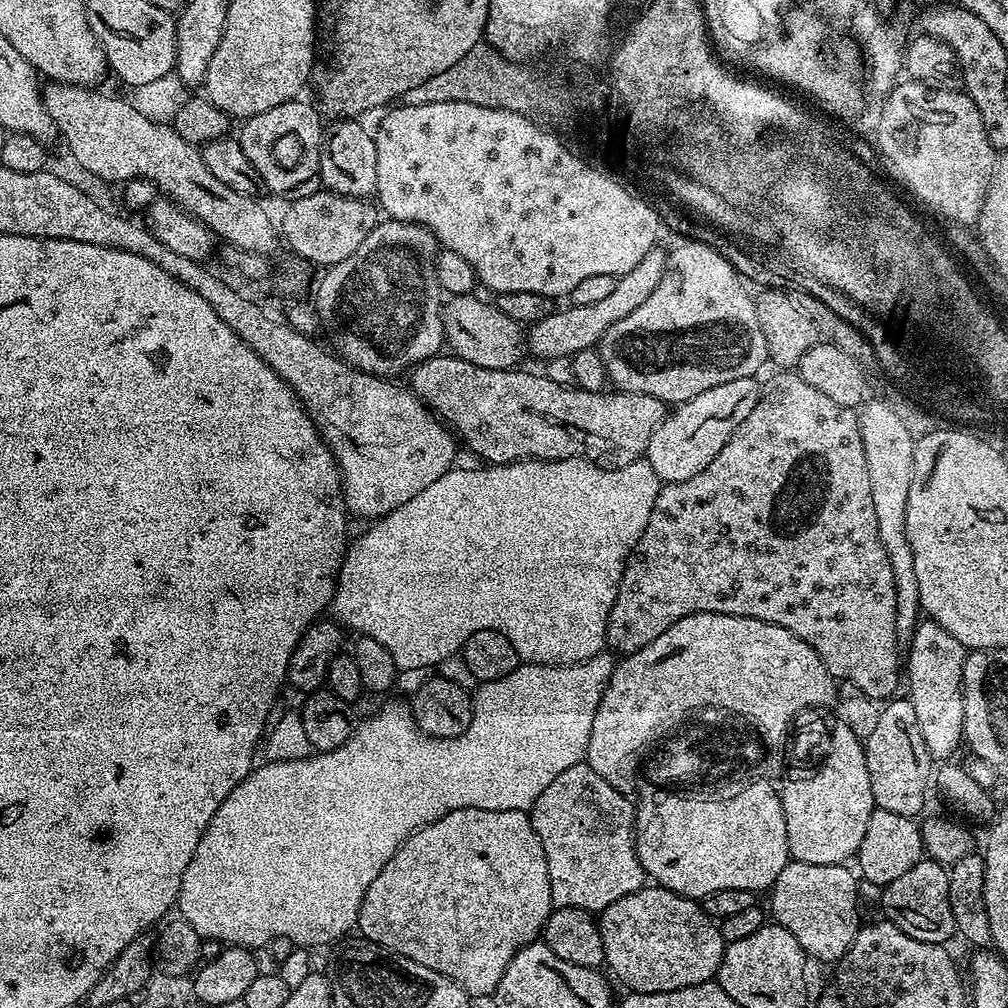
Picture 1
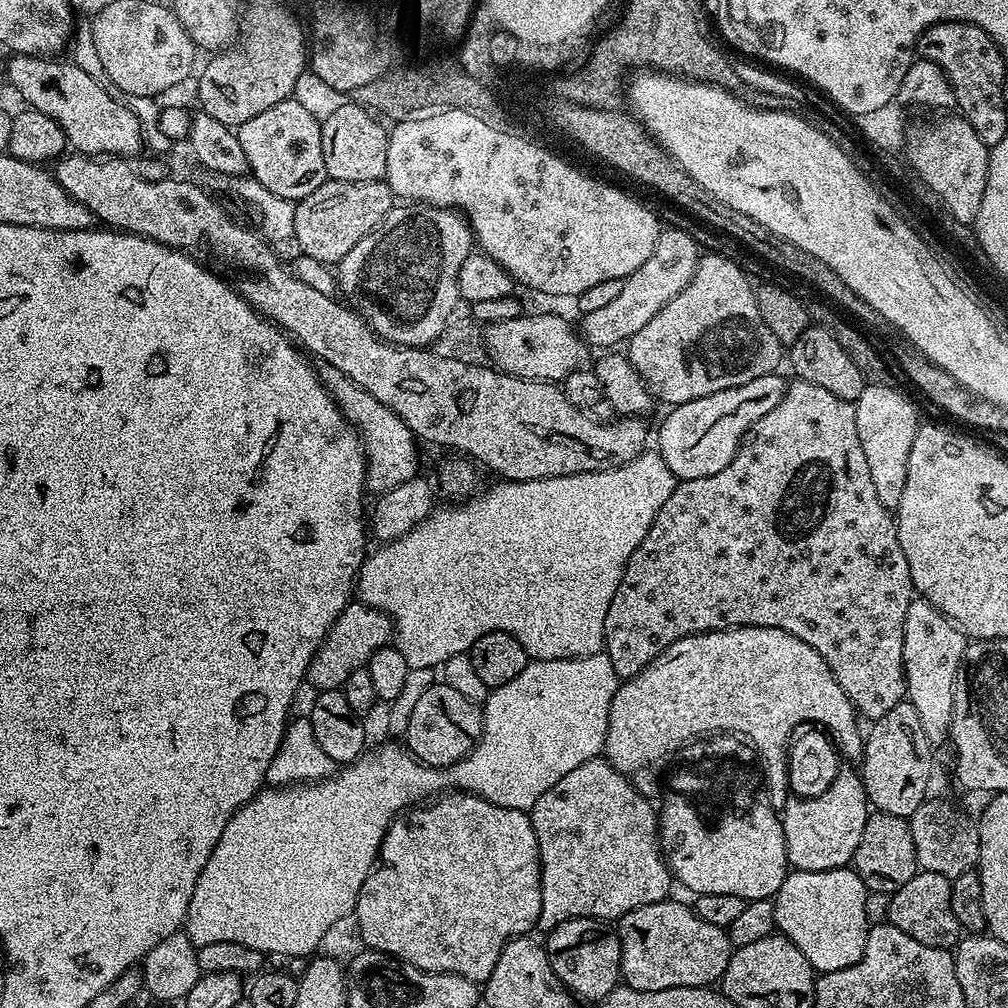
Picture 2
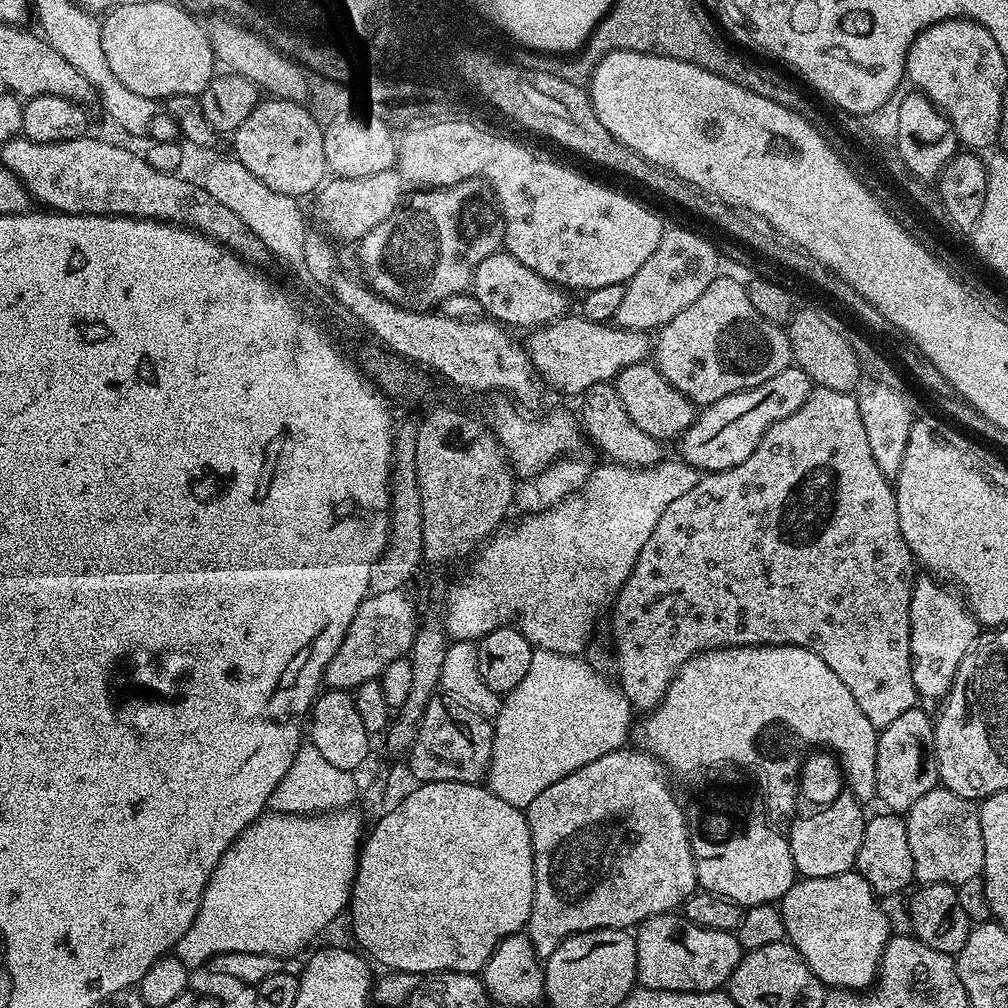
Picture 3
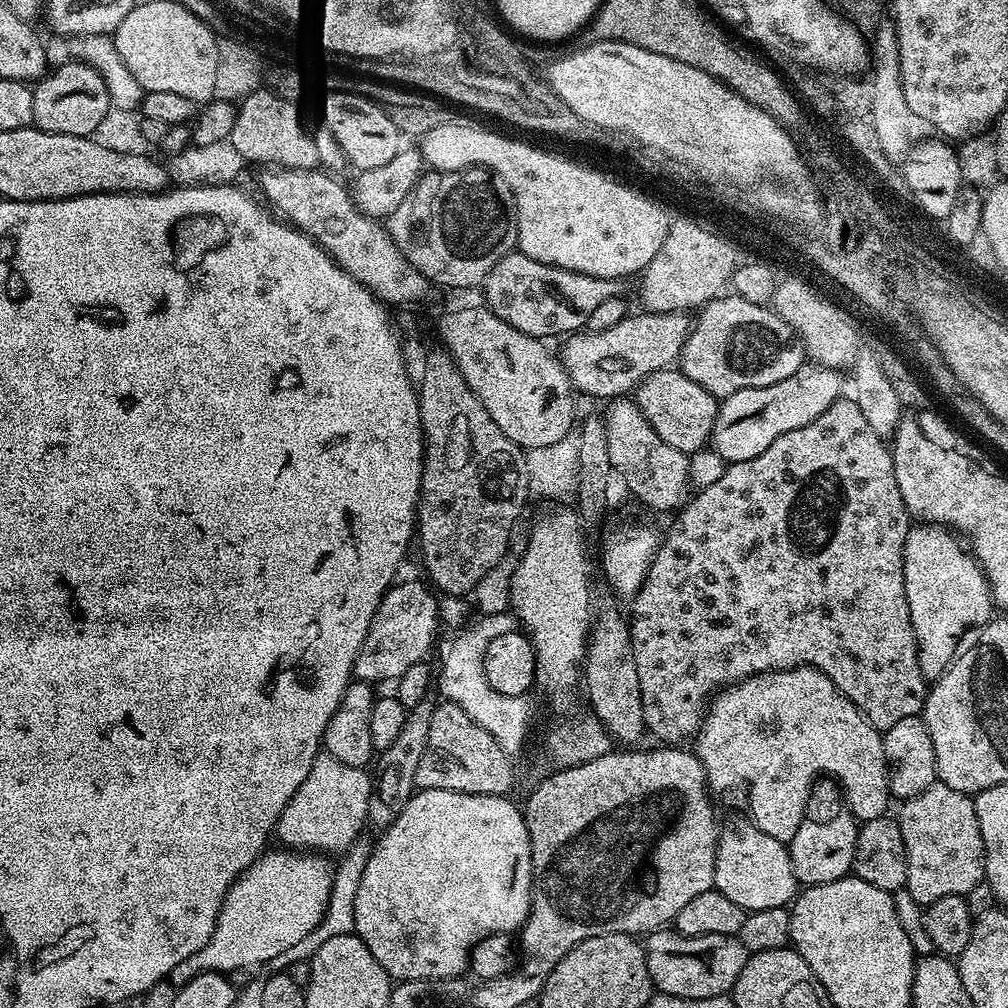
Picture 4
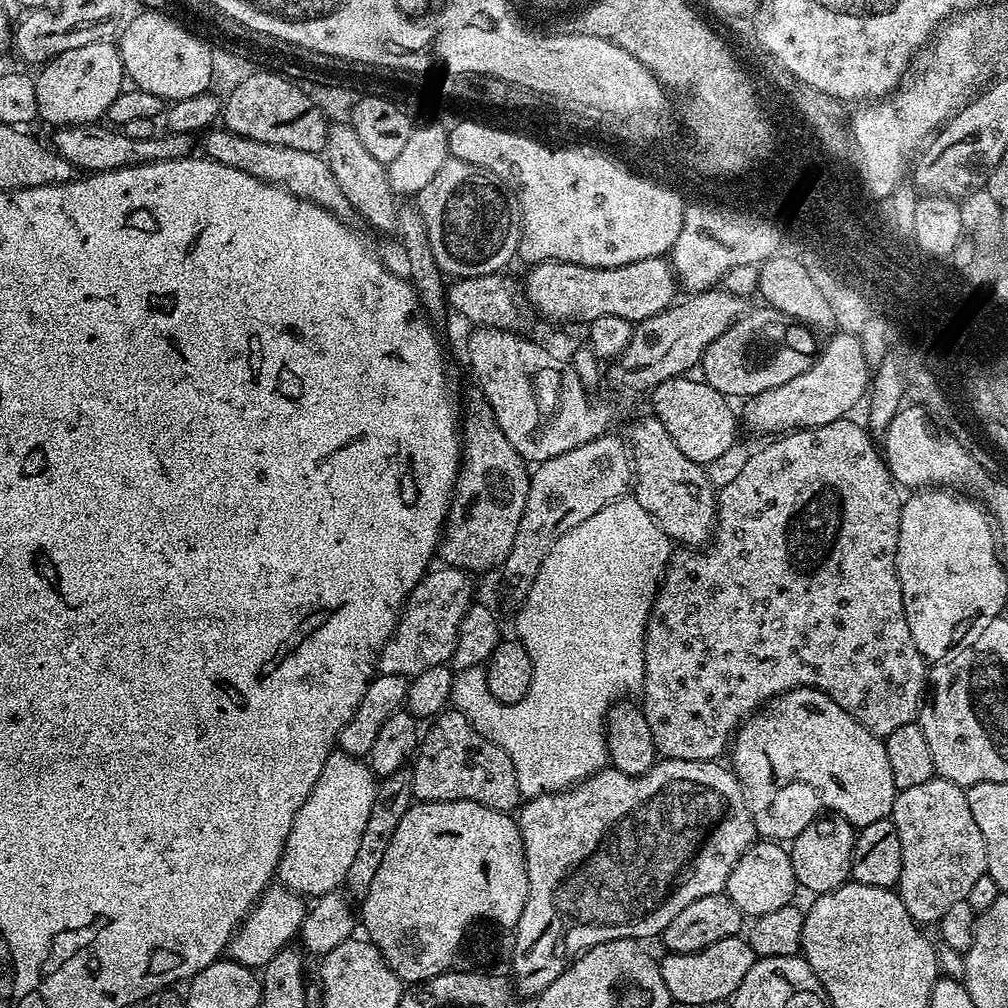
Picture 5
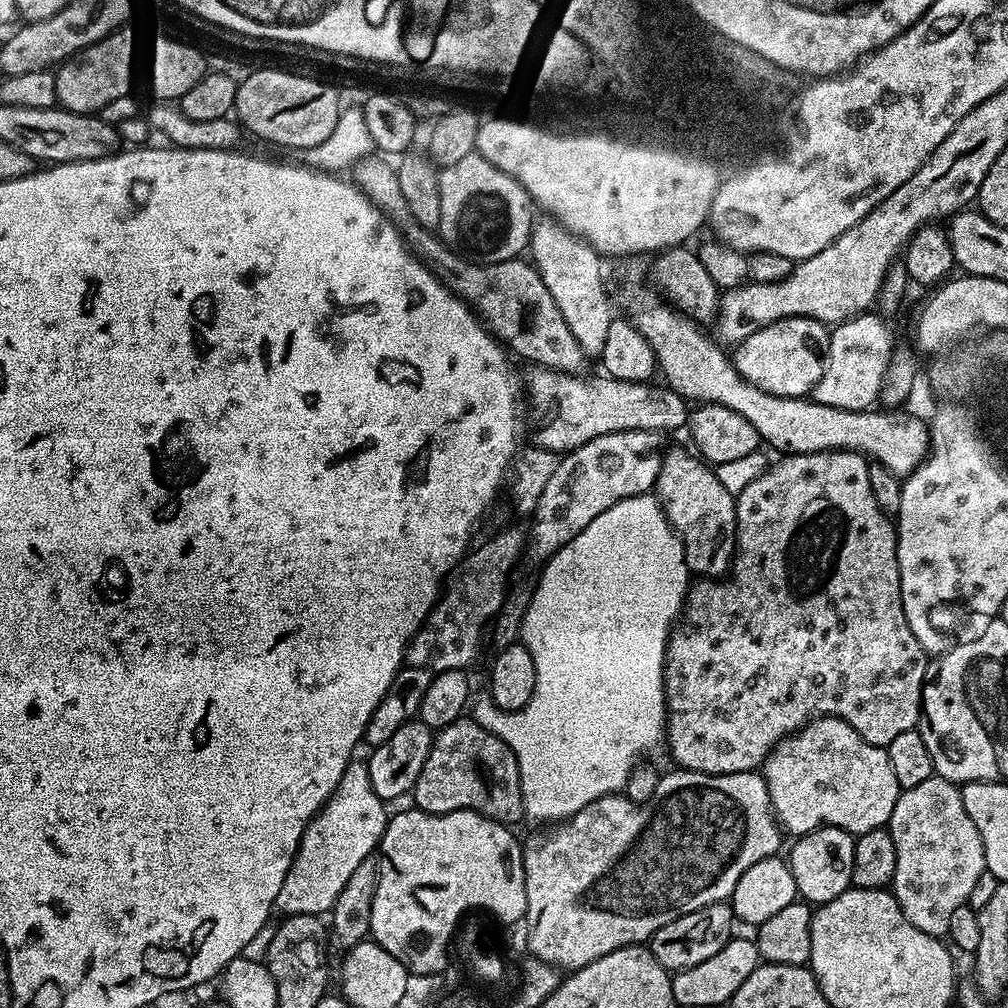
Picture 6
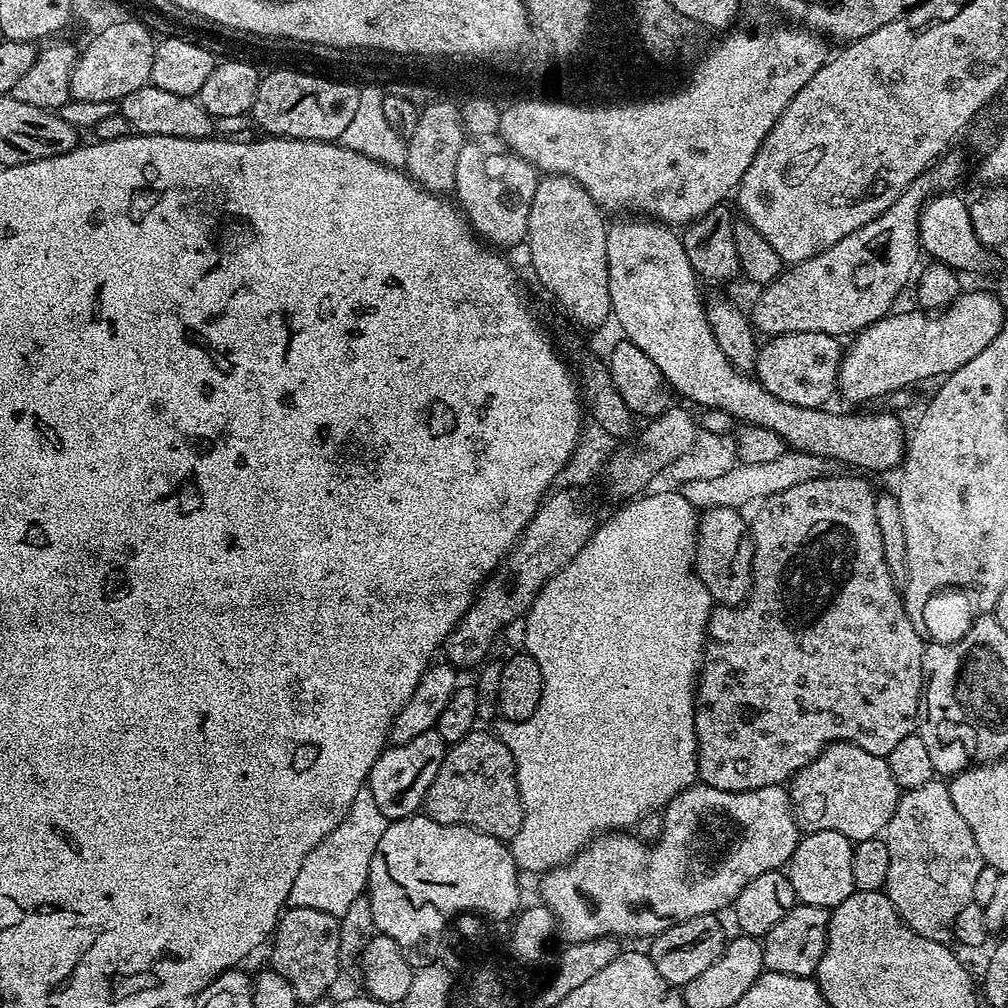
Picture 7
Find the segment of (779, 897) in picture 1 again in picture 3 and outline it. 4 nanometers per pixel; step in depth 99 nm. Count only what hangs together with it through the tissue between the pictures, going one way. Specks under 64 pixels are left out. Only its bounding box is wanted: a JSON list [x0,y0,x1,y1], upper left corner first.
[778,870,890,990]

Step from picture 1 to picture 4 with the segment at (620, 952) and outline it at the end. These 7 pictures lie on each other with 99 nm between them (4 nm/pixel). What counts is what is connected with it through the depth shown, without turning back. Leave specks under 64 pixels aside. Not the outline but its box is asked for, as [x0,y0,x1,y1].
[643,930,750,1000]

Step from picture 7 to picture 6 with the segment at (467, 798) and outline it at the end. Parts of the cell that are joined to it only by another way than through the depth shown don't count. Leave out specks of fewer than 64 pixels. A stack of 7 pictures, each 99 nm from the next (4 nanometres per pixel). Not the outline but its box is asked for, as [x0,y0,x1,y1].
[410,718,525,826]

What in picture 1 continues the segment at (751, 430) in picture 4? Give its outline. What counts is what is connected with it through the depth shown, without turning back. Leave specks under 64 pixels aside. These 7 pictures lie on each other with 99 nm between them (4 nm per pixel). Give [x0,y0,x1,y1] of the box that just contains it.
[646,376,762,484]

